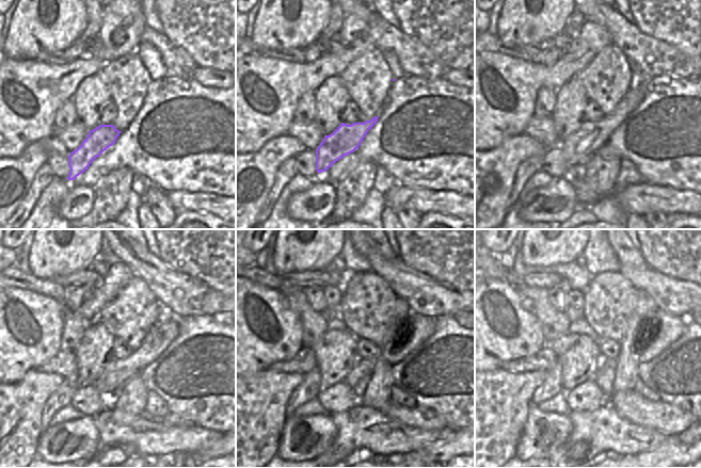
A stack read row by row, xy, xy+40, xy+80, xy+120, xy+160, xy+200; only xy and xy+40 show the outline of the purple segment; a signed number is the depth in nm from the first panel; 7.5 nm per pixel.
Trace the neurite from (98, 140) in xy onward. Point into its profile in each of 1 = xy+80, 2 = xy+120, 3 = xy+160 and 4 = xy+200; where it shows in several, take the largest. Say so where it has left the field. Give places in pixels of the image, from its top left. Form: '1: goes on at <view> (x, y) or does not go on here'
1: goes on at xy+80 (576, 148)
2: goes on at xy+120 (116, 372)
3: goes on at xy+160 (417, 328)
4: goes on at xy+200 (660, 329)

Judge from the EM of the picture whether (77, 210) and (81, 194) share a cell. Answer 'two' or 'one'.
one

